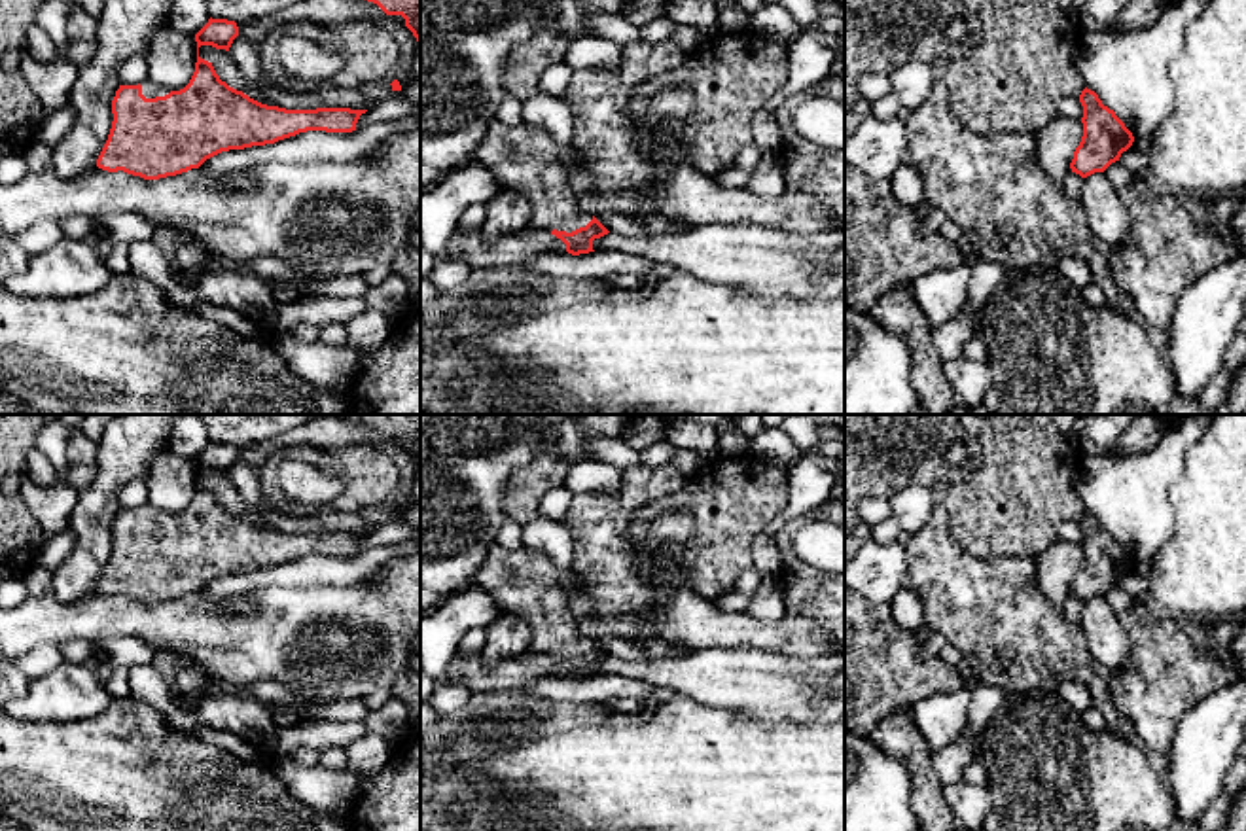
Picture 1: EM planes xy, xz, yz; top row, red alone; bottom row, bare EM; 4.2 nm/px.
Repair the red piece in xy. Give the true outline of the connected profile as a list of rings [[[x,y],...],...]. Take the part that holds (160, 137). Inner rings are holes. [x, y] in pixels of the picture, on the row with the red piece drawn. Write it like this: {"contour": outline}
{"contour": [[[210,17],[195,34],[195,72],[180,91],[169,93],[148,78],[138,85],[119,85],[97,167],[159,180],[199,168],[222,151],[275,144],[307,131],[356,131],[367,110],[286,110],[261,104],[222,81],[212,62],[199,57],[199,47],[229,51],[237,36],[235,21]]]}

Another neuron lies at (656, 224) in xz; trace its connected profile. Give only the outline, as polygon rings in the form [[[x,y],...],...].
[[[653,210],[631,212],[627,216],[642,223],[650,235],[672,235],[687,229],[684,221],[667,218]]]

